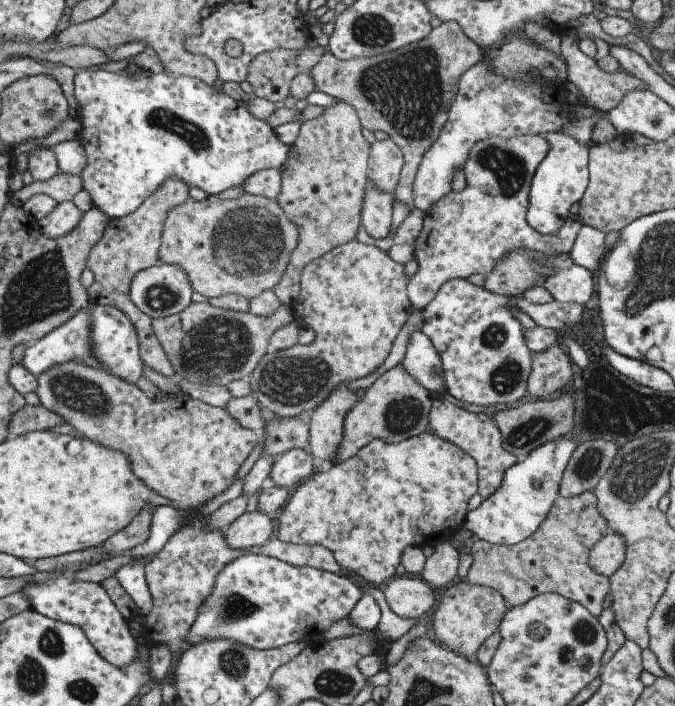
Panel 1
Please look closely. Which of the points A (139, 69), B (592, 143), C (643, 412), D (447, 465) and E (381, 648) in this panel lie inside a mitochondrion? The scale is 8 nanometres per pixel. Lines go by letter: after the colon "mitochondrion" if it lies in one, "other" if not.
A: other
B: other
C: mitochondrion
D: other
E: other

